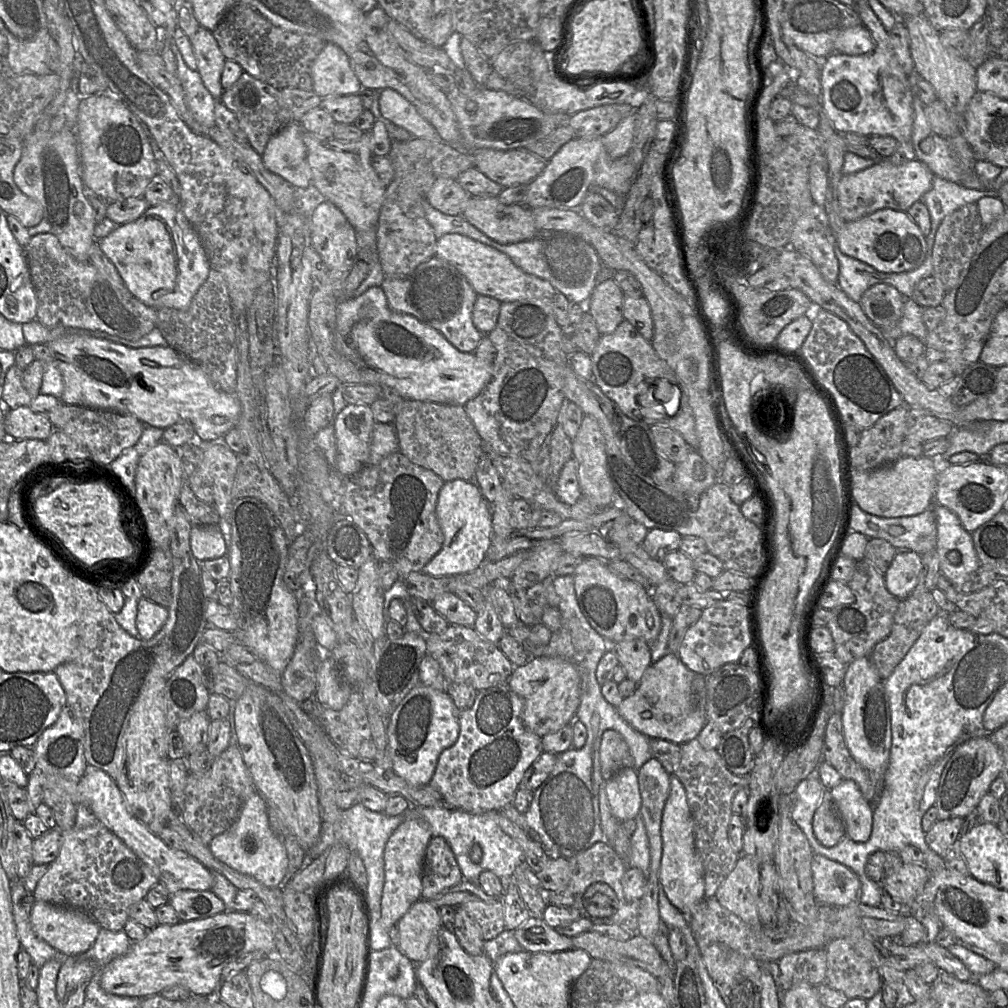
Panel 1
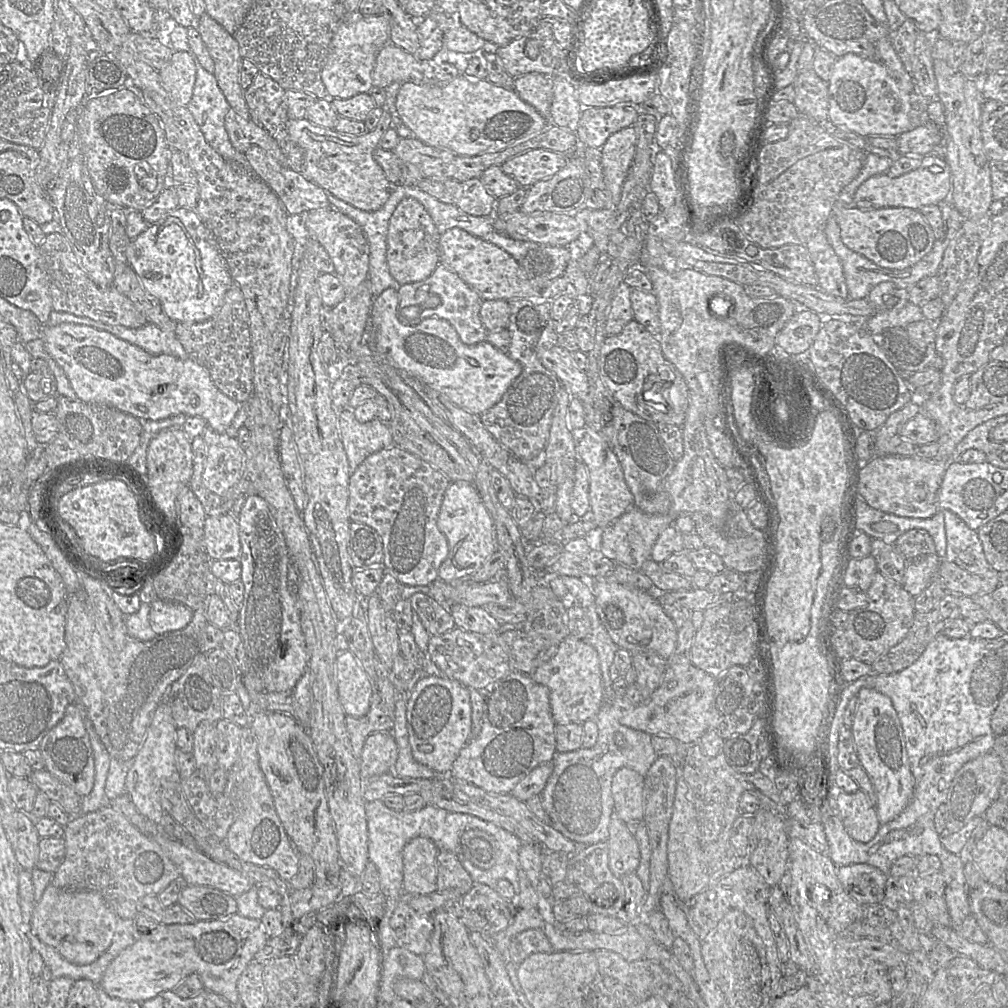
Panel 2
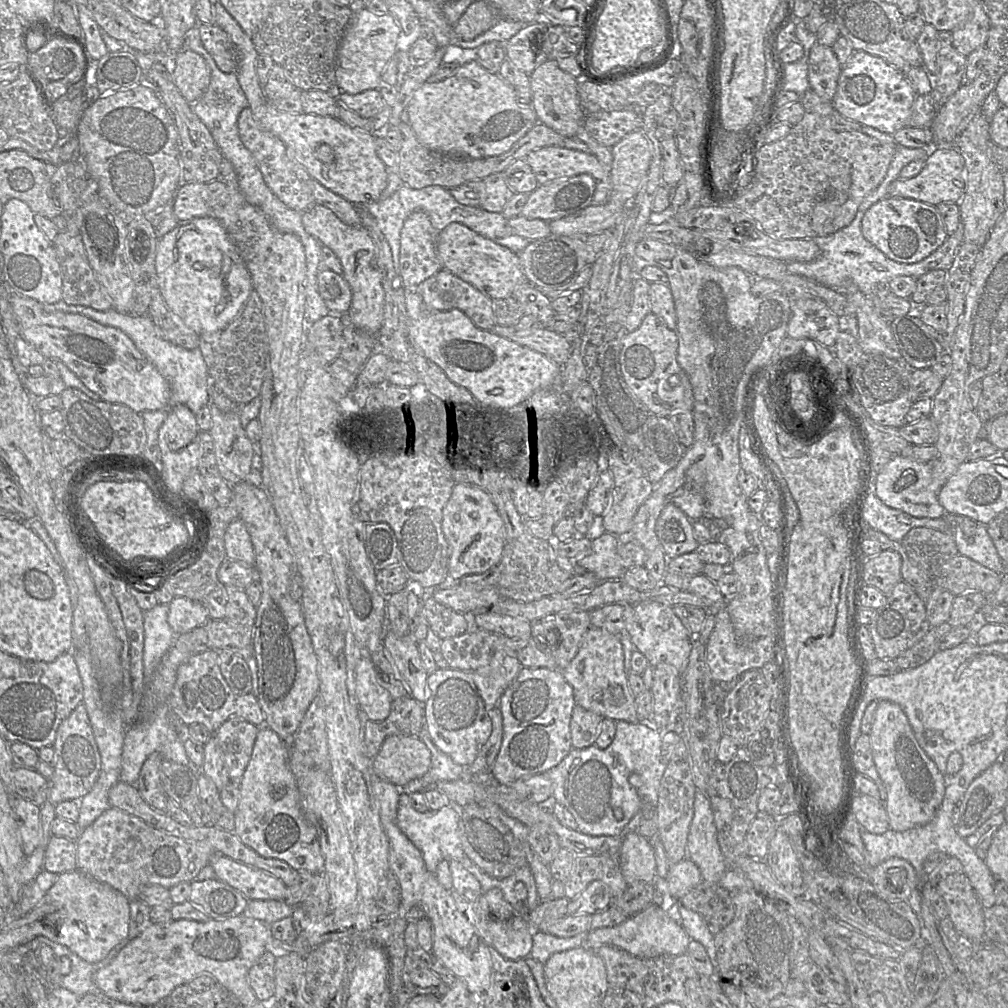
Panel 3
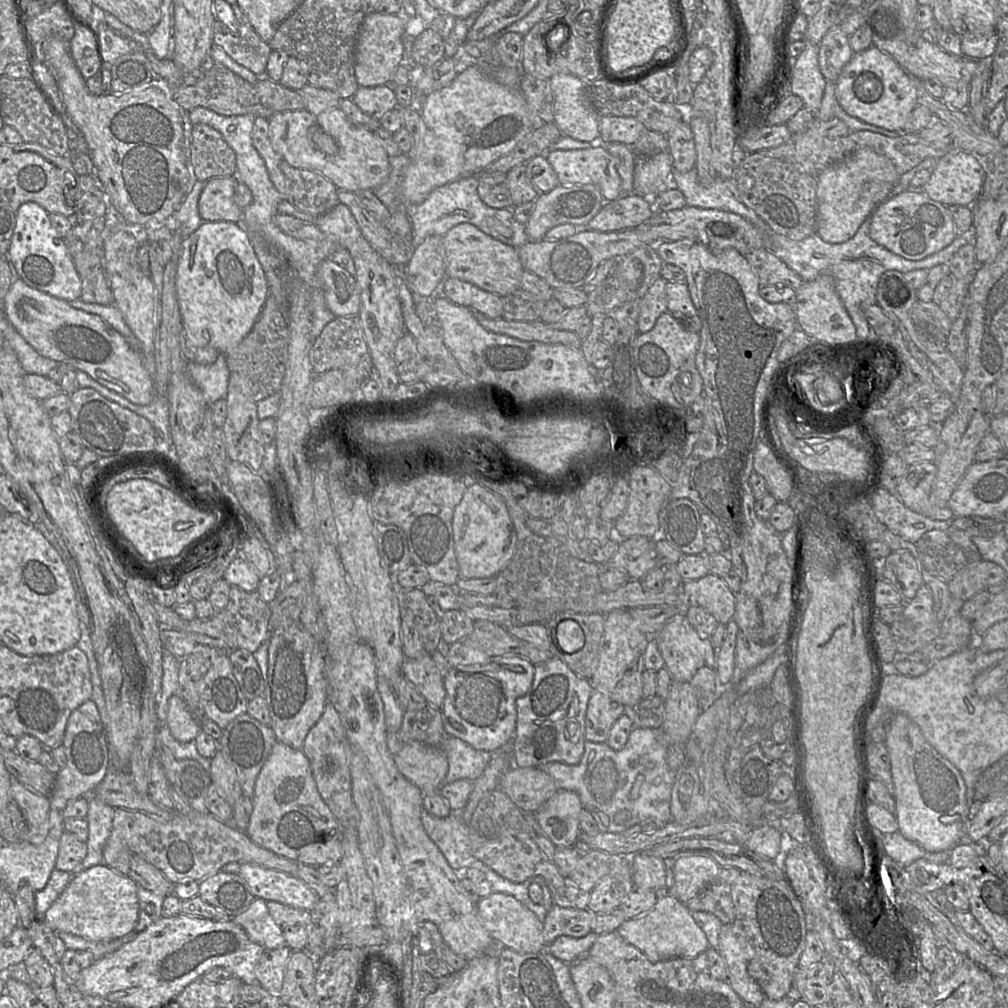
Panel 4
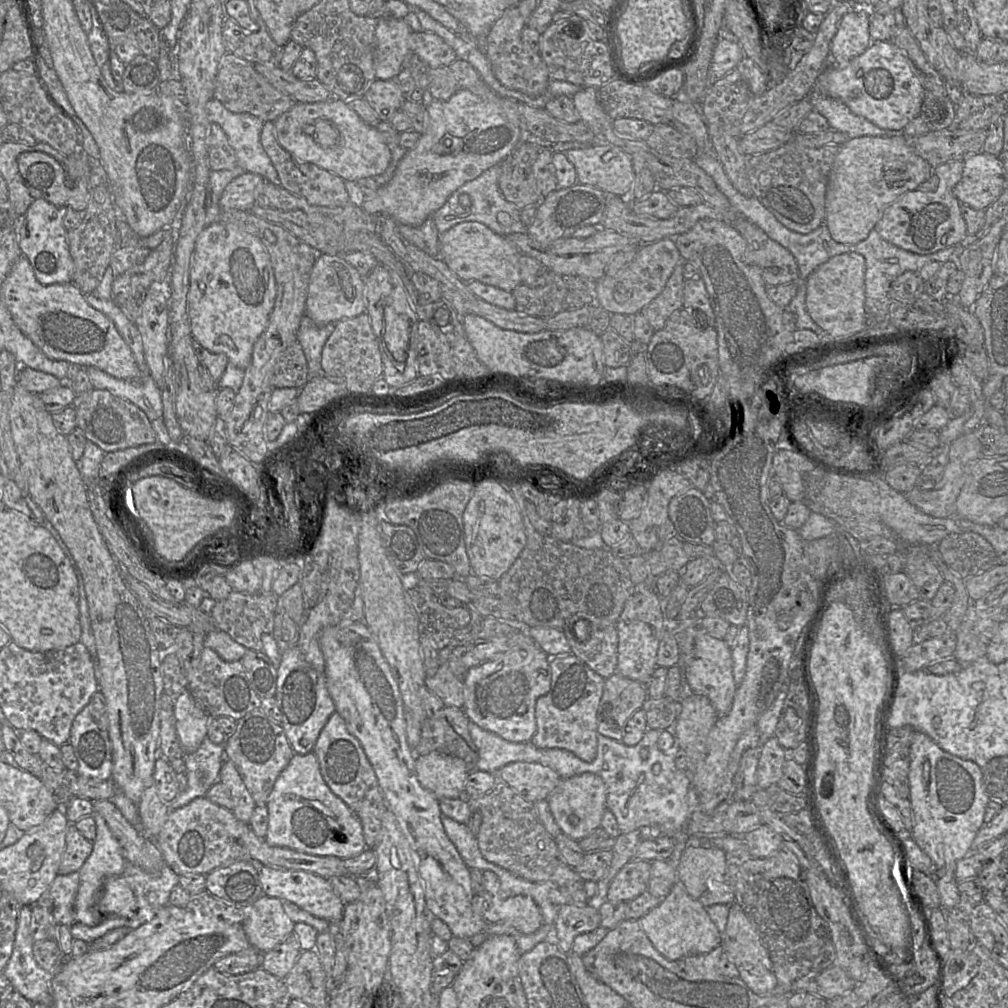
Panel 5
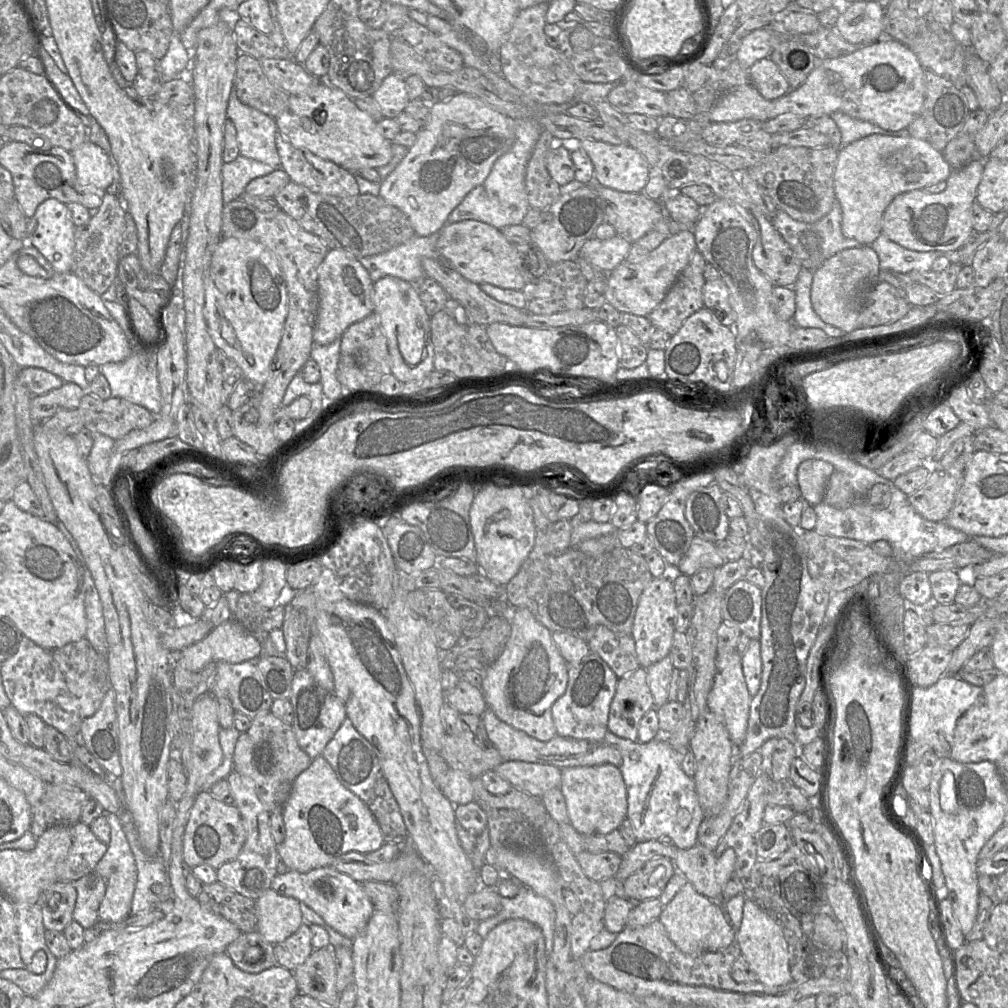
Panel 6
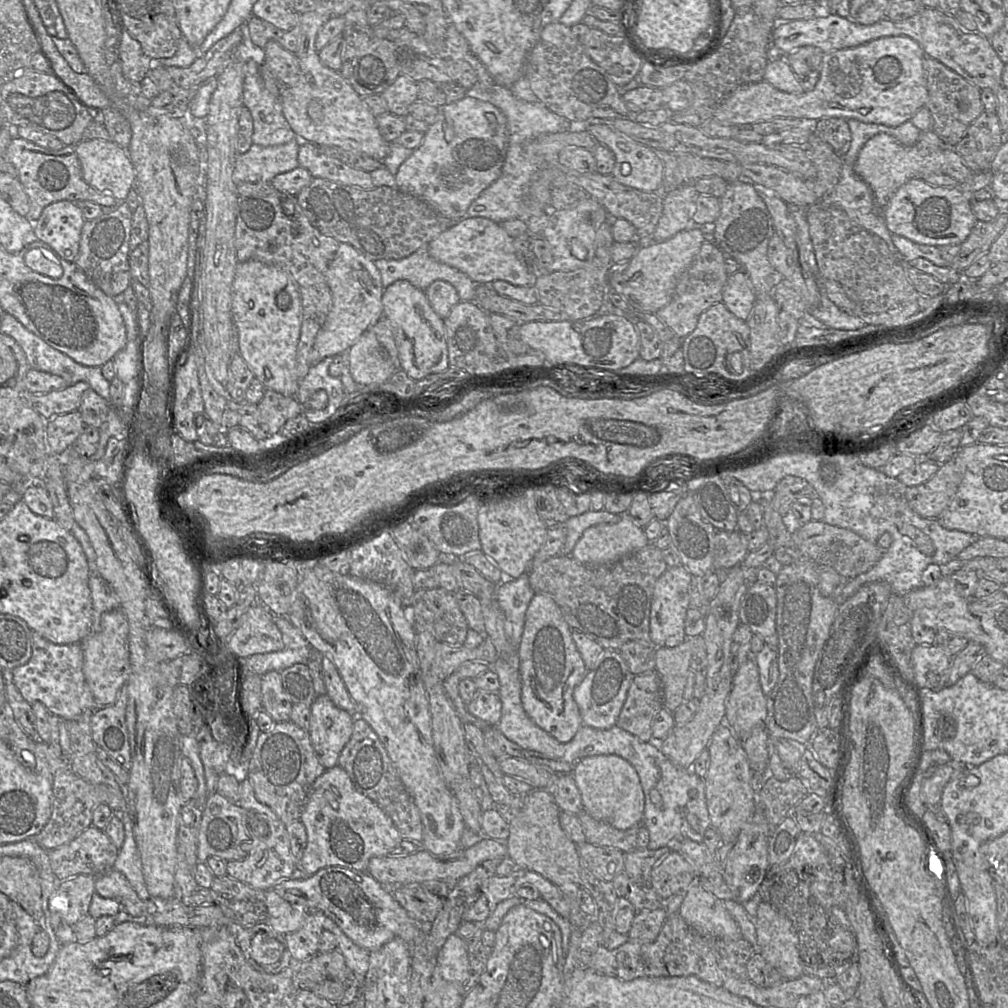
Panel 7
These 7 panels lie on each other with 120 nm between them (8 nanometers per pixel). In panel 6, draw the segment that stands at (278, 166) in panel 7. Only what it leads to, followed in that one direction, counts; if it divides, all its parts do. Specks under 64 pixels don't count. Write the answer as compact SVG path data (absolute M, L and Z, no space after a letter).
M241 155L230 163L224 163L221 170L223 203L239 199L250 181L275 170L277 167Z

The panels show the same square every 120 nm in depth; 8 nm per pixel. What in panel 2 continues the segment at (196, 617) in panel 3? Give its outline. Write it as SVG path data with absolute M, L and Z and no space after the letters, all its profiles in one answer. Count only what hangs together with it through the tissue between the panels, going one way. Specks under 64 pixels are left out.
M156 599L150 603L149 623L157 634L185 628L193 617L193 610L182 603Z

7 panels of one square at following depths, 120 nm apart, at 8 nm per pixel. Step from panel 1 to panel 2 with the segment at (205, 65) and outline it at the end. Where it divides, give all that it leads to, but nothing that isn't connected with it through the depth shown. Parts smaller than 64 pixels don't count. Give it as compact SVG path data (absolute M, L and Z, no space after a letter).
M206 12L198 20L197 30L214 61L213 75L227 102L235 112L250 119L245 90L239 82L243 58L239 53L238 42Z

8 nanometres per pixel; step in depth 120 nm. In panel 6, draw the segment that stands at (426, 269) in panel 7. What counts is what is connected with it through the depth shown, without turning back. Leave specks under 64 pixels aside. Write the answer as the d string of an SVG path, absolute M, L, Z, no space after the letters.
M439 232L429 236L415 235L389 251L357 259L368 271L373 282L385 276L394 276L416 284L426 277L421 265L423 258L446 263L436 247L438 237Z

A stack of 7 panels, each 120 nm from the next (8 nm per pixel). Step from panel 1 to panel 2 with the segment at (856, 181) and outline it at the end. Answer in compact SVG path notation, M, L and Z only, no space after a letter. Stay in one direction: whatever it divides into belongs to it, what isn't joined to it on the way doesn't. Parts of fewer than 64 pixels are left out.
M927 154L923 156L921 165L908 173L898 177L890 177L887 173L875 175L864 181L856 190L854 194L854 206L862 210L874 210L886 207L906 207L920 210L927 205L938 205L943 201L951 204L951 171L945 160L934 154Z

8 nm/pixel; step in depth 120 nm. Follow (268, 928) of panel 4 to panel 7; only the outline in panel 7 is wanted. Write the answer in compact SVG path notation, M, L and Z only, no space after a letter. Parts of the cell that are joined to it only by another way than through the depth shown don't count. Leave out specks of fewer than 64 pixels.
M273 890L265 894L267 907L266 923L277 933L286 936L297 931L306 917L306 910L282 898Z

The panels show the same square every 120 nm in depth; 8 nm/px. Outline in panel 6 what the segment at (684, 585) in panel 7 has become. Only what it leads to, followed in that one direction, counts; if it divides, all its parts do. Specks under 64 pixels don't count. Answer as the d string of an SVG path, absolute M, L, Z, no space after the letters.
M671 576L653 578L642 592L630 633L635 641L637 660L641 668L647 669L669 654L676 631L677 607Z

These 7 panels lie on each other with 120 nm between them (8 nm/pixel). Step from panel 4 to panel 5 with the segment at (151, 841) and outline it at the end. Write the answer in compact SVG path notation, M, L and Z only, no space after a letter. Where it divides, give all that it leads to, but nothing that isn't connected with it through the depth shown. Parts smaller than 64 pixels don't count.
M205 796L197 797L185 806L171 810L159 834L155 838L150 839L154 841L161 852L166 865L180 877L187 874L207 875L217 868L242 860L258 862L266 867L306 871L324 878L347 875L343 860L337 857L312 856L288 848L268 845L264 838L259 838L253 833L248 824L238 820L232 810L212 803Z

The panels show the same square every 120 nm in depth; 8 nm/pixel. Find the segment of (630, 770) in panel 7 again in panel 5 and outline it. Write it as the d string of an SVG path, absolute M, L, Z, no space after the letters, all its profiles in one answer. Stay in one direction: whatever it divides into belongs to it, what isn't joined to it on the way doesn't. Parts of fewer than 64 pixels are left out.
M584 773L560 779L546 801L561 833L579 841L600 828L601 820L607 810L607 788L600 776Z

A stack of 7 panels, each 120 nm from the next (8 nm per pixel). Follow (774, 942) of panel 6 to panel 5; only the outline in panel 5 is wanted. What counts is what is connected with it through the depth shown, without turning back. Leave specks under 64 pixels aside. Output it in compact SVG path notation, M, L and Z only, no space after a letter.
M738 904L730 906L725 932L720 945L727 959L739 971L739 978L757 995L767 996L777 993L777 979L772 969L772 962L766 946L754 923Z

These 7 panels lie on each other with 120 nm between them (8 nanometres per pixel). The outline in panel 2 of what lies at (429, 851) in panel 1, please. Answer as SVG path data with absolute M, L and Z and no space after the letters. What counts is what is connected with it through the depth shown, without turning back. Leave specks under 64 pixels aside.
M439 850L436 868L437 891L452 889L461 895L465 895L475 885L459 858L452 852Z

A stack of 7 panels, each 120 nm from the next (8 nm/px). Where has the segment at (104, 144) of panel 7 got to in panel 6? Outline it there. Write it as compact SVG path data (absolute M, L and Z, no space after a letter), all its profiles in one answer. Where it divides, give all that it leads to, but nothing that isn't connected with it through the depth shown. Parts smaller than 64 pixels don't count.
M86 140L70 153L78 183L91 193L104 194L118 181L118 170L110 154L94 143Z

